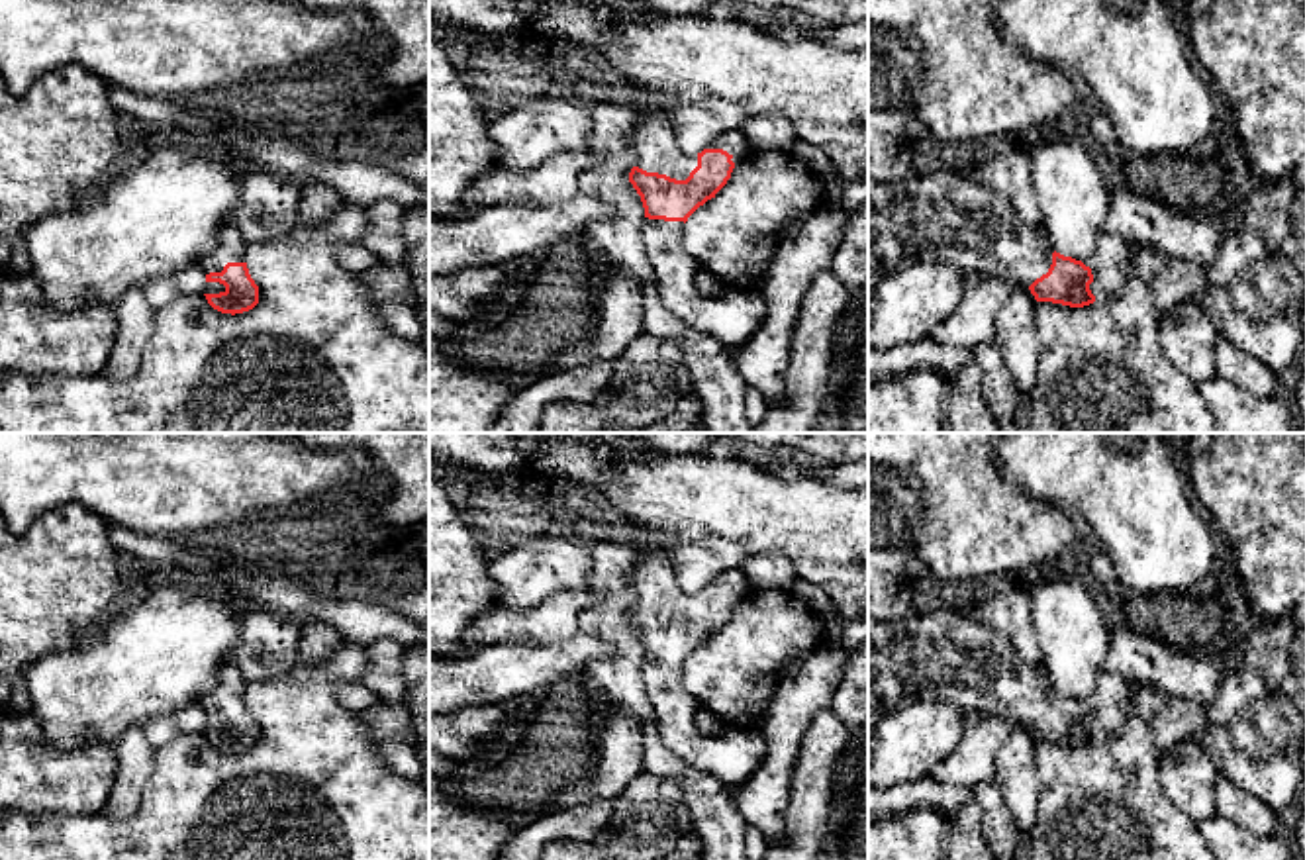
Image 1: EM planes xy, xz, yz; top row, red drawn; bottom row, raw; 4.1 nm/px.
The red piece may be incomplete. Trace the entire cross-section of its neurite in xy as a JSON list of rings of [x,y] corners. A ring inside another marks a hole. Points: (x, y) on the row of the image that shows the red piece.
[[[223,227],[216,249],[200,261],[206,272],[204,296],[221,313],[243,313],[259,304],[259,286],[247,268],[247,239]]]

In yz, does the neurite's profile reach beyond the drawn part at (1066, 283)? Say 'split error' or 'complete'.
split error

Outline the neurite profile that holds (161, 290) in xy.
[[[200,263],[178,268],[167,276],[159,276],[145,286],[145,296],[155,308],[163,308],[186,294],[204,294],[206,272]]]

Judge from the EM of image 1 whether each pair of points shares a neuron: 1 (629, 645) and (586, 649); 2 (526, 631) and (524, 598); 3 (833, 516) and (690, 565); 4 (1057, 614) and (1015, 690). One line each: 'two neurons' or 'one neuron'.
1: two neurons
2: two neurons
3: two neurons
4: two neurons

